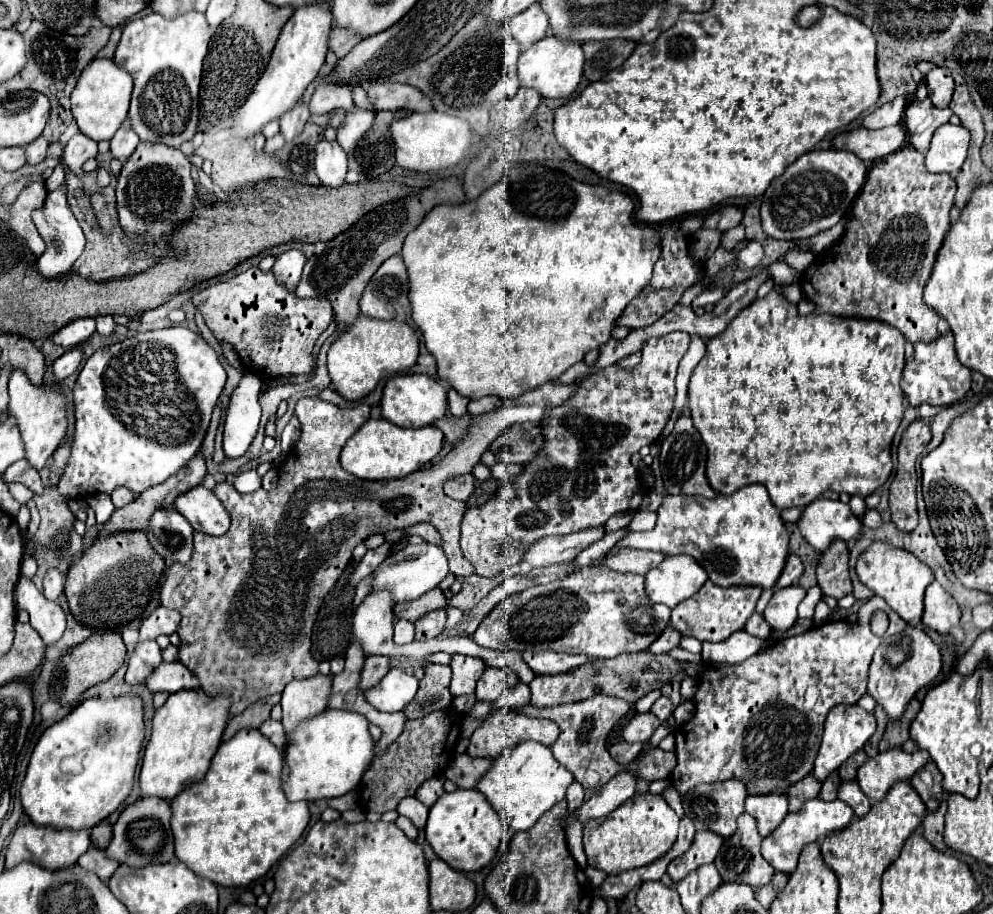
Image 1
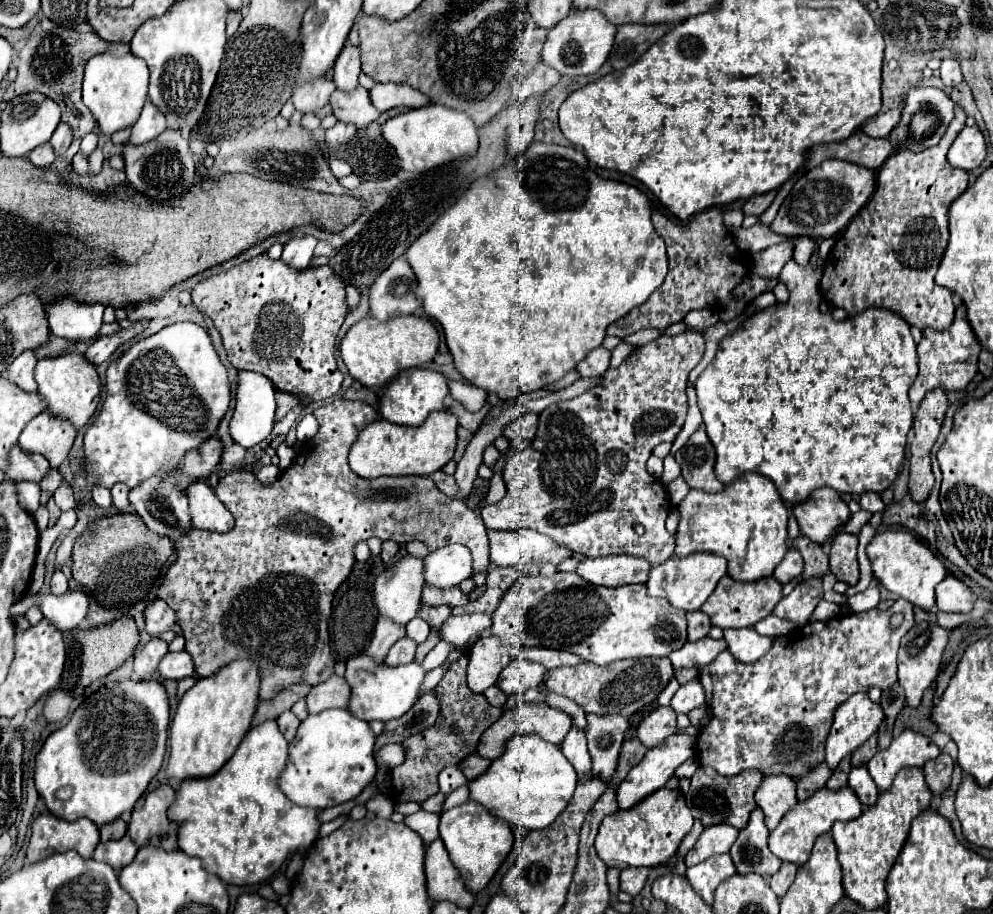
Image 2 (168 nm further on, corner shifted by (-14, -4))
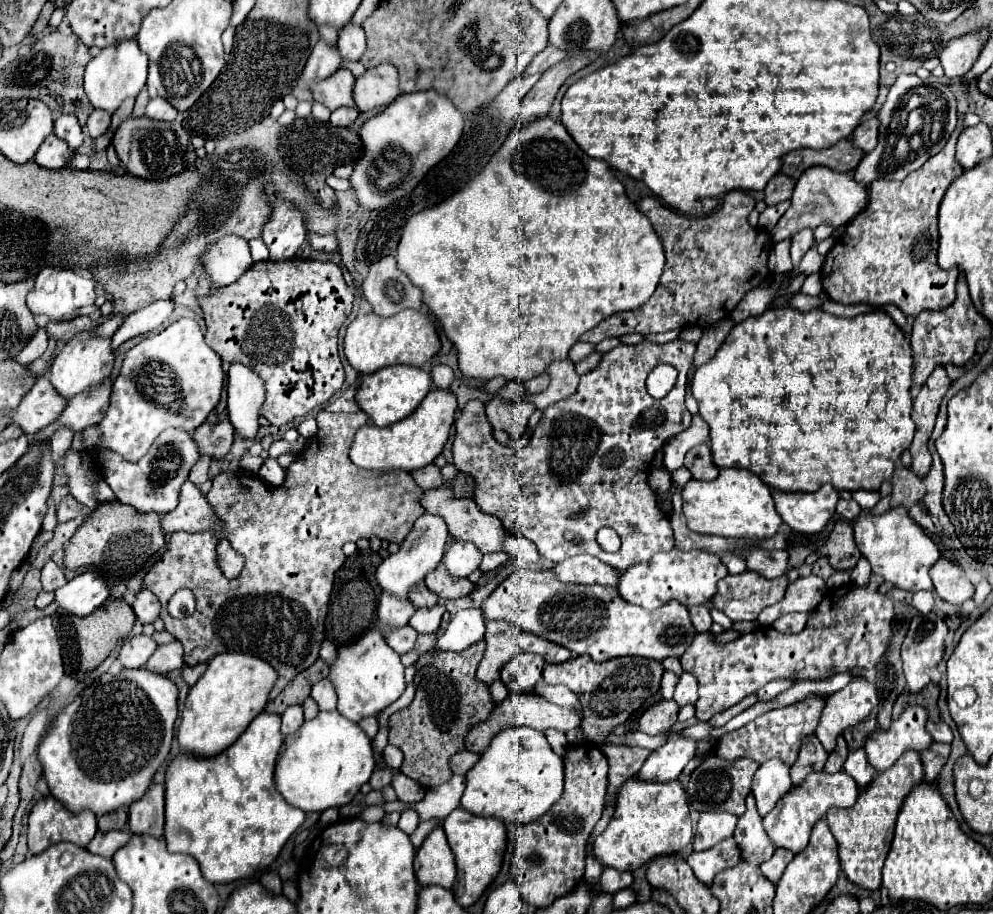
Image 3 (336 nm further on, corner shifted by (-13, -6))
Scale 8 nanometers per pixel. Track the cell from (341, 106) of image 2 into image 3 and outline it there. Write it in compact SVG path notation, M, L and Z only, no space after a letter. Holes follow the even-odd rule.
M339 69L337 73L333 73L333 77L317 81L313 85L313 97L331 111L339 107L357 107L353 101L353 87L355 87L355 77L351 75L351 71Z

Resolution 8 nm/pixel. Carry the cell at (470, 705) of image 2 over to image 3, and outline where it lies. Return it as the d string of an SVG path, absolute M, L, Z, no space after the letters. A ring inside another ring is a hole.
M479 641L459 653L427 651L419 657L419 667L415 673L417 693L409 707L395 713L389 723L389 745L403 751L405 761L401 773L411 777L419 787L431 789L453 777L449 761L455 753L465 749L465 735L477 723L491 717L495 703L489 697L489 685L475 681L475 669L483 657L485 643Z

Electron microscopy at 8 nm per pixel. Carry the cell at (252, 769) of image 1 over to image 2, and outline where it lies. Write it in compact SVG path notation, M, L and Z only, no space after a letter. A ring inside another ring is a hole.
M264 721L252 727L230 761L208 779L184 779L176 791L174 803L168 807L168 819L178 823L178 847L192 857L202 859L208 873L230 885L254 885L274 877L292 851L308 849L318 835L320 823L316 809L300 807L288 801L278 789L278 777L288 759L288 741L280 733L276 721Z

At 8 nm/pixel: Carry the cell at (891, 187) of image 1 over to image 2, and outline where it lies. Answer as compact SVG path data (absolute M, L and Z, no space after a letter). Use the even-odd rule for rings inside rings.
M954 107L954 119L948 125L948 131L944 139L936 147L930 147L922 153L910 153L910 151L898 151L886 159L886 163L880 167L876 175L876 191L868 205L850 221L850 225L842 231L842 235L836 239L836 245L832 247L826 267L820 281L822 297L832 307L842 307L850 315L866 311L870 305L874 307L886 307L900 317L904 317L910 325L918 329L932 327L936 331L944 331L952 325L954 319L954 303L952 303L952 291L946 287L936 285L934 275L936 267L940 265L940 259L944 255L944 247L948 245L948 207L956 195L964 193L970 183L970 175L964 169L956 169L948 163L946 153L956 139L958 131L964 129L968 113L964 107Z

